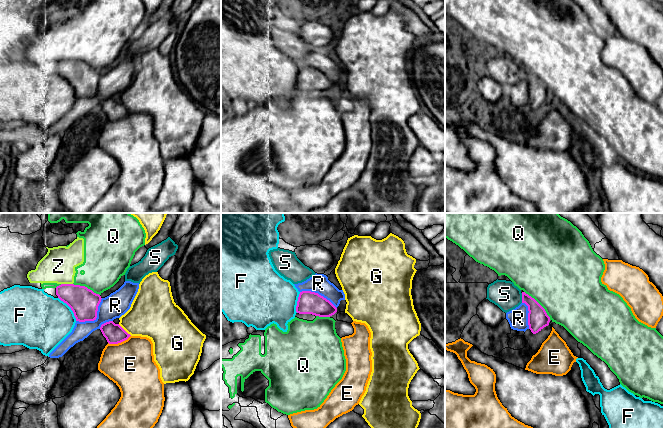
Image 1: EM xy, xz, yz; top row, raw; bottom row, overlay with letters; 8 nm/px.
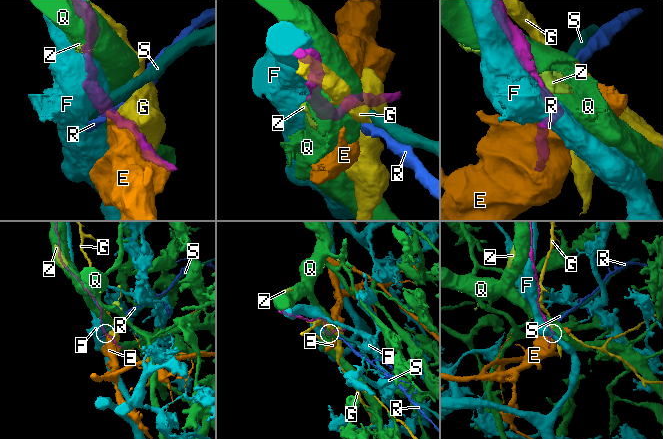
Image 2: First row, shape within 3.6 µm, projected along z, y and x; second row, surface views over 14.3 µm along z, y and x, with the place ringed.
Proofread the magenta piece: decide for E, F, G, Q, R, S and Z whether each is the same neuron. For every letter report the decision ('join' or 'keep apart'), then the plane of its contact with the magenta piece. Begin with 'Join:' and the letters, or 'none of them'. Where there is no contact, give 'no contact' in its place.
Join: none of them
E: keep apart; contact in xy
F: keep apart; contact in xy
G: keep apart; contact in xy
Q: keep apart; contact in yz
R: keep apart; contact in xy
S: keep apart; contact in yz
Z: keep apart; contact in xy

